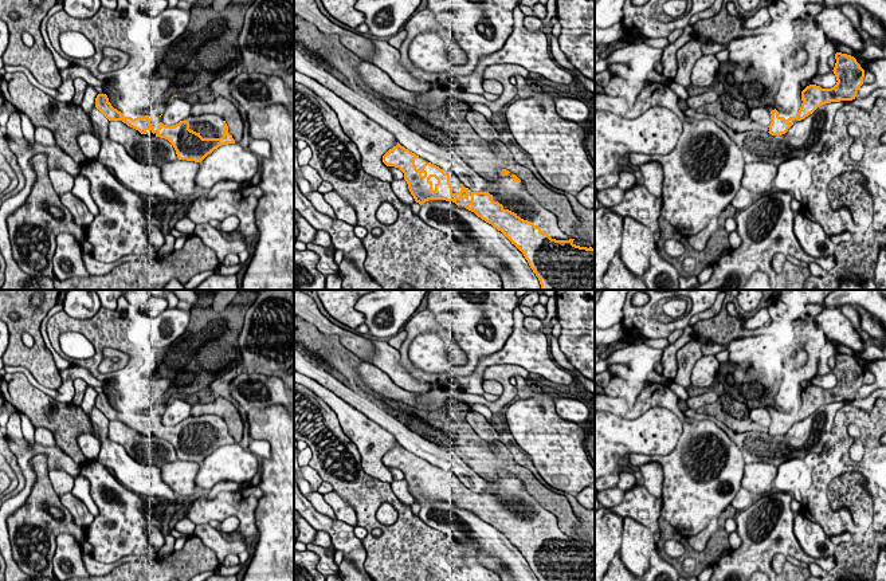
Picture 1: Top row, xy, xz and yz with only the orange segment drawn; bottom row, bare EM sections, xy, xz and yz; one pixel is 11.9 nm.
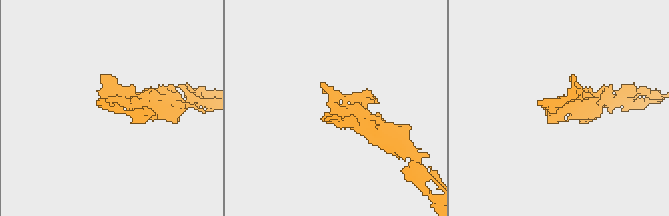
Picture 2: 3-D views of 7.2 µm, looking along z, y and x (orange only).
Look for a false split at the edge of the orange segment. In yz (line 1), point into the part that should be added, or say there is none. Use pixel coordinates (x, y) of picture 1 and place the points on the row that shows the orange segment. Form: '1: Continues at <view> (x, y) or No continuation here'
1: No continuation here

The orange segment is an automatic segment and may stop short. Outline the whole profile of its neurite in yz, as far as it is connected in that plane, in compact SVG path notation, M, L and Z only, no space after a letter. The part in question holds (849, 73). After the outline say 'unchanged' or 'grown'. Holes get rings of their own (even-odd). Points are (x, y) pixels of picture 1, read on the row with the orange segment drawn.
M836 52L835 54L834 74L836 76L836 85L831 89L822 89L816 85L809 85L801 91L801 107L795 117L785 119L779 115L775 109L771 111L769 134L781 136L788 131L793 125L793 121L801 121L812 114L818 107L831 102L852 101L856 97L858 90L863 85L865 70L851 55Z | unchanged

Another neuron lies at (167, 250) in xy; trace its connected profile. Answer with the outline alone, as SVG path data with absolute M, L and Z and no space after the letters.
M169 232L166 235L164 235L164 237L165 237L165 243L157 251L157 258L158 259L164 259L164 258L172 255L172 252L175 251L173 246L175 246L176 237L172 233L169 233Z

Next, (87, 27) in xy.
M101 7L99 11L89 19L75 19L68 16L63 9L54 13L47 23L47 34L56 52L74 66L81 66L90 71L91 75L101 81L109 81L115 72L101 72L98 66L103 58L103 48L113 47L126 54L133 54L133 47L126 38L124 25L128 19L117 9ZM66 31L83 34L91 43L99 42L95 54L86 59L67 56L59 44L59 36Z

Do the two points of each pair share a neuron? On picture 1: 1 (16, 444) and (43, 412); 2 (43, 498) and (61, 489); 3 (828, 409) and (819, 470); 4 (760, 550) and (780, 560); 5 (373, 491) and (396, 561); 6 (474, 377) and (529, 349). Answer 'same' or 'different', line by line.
1: different
2: different
3: different
4: different
5: same
6: same

